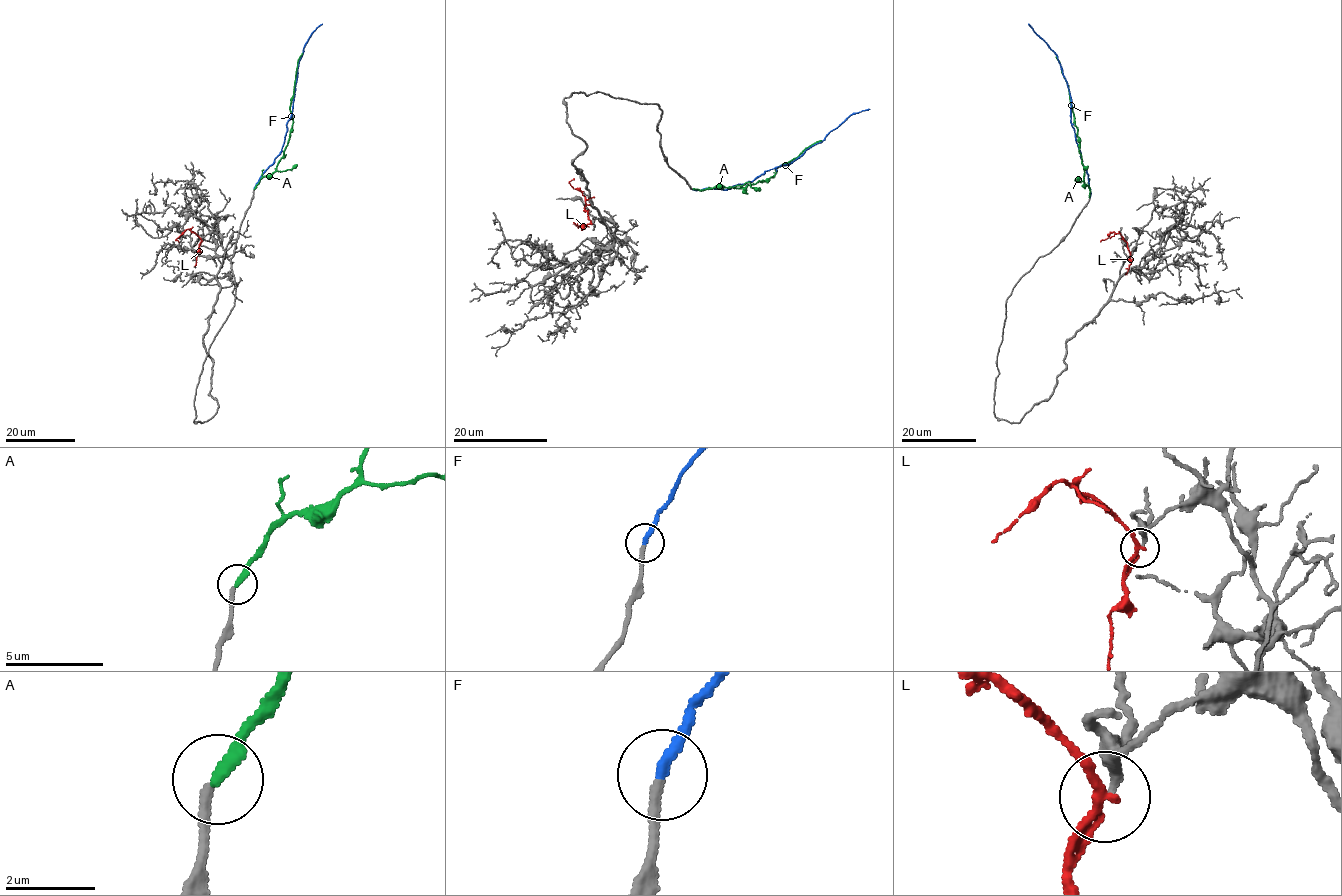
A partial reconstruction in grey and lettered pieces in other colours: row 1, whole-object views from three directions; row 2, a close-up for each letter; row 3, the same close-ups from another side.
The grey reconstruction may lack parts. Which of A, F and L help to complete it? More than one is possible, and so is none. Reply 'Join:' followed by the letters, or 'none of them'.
Join: F

